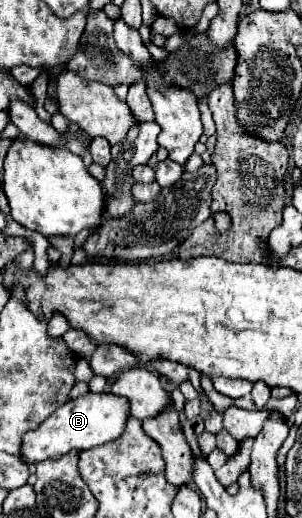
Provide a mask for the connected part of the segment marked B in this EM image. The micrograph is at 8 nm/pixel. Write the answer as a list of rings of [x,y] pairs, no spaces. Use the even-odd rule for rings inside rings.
[[[87,393],[83,397],[67,401],[53,415],[49,415],[35,431],[23,437],[23,459],[27,463],[39,463],[43,459],[57,459],[71,449],[85,451],[107,441],[121,437],[129,417],[129,401],[115,397],[113,393]]]

